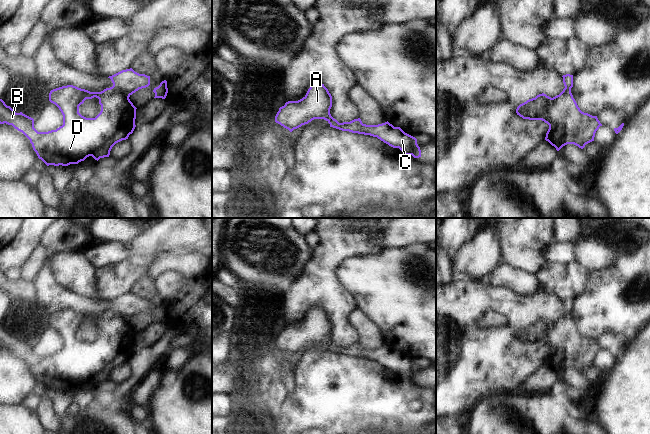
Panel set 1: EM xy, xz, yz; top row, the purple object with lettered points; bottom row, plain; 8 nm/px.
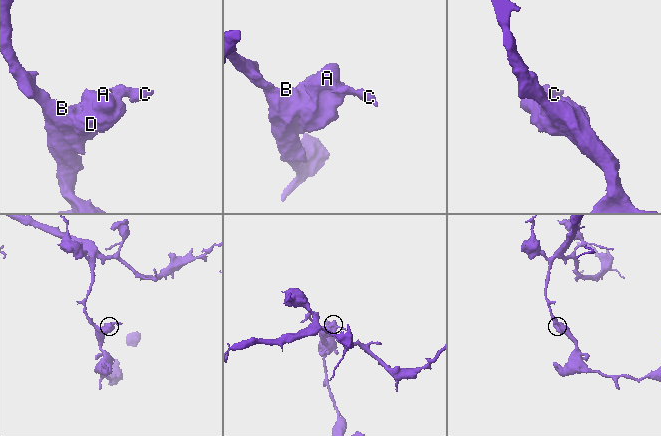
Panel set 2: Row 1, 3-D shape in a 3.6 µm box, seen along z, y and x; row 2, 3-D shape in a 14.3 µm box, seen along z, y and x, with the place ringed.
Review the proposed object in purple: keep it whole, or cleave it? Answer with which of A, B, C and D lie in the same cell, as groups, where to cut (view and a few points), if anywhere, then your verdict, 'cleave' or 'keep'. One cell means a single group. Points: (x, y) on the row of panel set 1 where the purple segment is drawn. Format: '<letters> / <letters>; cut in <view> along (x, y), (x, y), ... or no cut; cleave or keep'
A B D / C; cut in xy along (112, 86), (128, 98); cleave

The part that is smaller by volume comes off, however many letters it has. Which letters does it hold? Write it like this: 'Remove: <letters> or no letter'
Remove: C

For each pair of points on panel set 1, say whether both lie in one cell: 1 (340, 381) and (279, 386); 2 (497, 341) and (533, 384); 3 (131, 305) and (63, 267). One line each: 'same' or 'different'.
1: different
2: different
3: different

